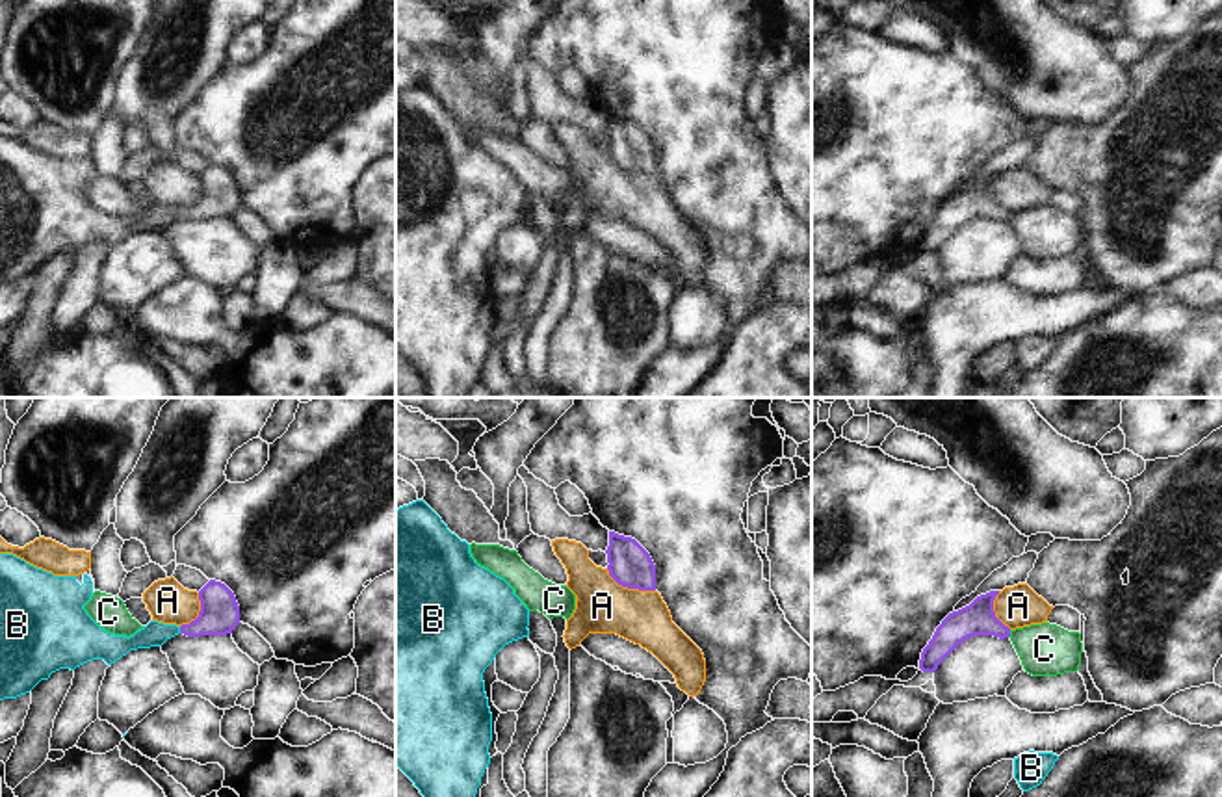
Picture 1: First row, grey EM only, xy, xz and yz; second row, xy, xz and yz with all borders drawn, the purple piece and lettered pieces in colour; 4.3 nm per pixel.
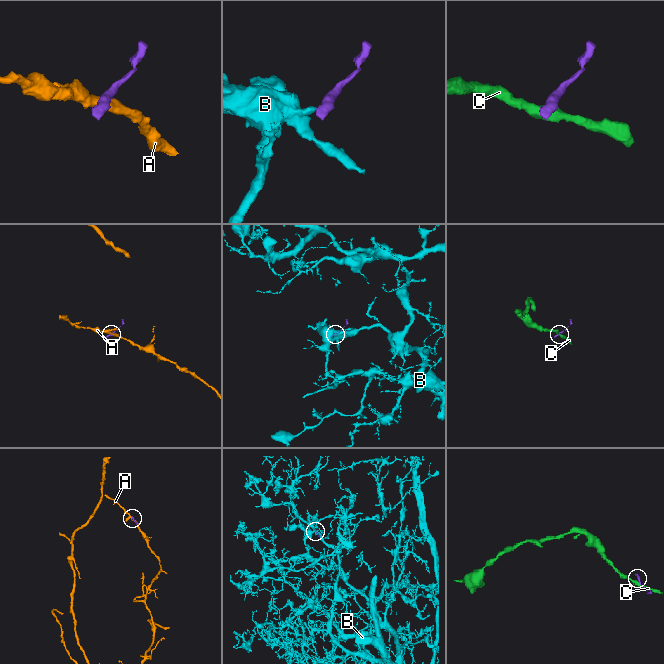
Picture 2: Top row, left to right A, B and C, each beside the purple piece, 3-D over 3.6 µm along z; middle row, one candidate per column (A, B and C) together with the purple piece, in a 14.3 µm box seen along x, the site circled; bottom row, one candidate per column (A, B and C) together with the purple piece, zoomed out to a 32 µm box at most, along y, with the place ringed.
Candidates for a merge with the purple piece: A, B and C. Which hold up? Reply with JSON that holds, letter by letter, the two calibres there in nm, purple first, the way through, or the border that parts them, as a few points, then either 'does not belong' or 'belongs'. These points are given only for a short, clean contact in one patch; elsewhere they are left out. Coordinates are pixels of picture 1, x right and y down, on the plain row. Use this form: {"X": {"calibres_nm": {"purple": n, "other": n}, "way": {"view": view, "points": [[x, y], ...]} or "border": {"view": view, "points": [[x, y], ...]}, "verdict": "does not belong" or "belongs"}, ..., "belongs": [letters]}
{"A": {"calibres_nm": {"purple": 190, "other": 240}, "border": {"view": "xz", "points": [[606, 153], [623, 169], [654, 175]]}, "verdict": "does not belong"}, "B": {"calibres_nm": {"purple": 180, "other": 110}, "way": {"view": "xy", "points": [[220, 197], [205, 209], [181, 214], [155, 218]]}, "verdict": "belongs"}, "C": {"calibres_nm": {"purple": 140, "other": 220}, "border": {"view": "yz", "points": [[1009, 214], [1011, 220]]}, "verdict": "does not belong"}, "belongs": ["B"]}

